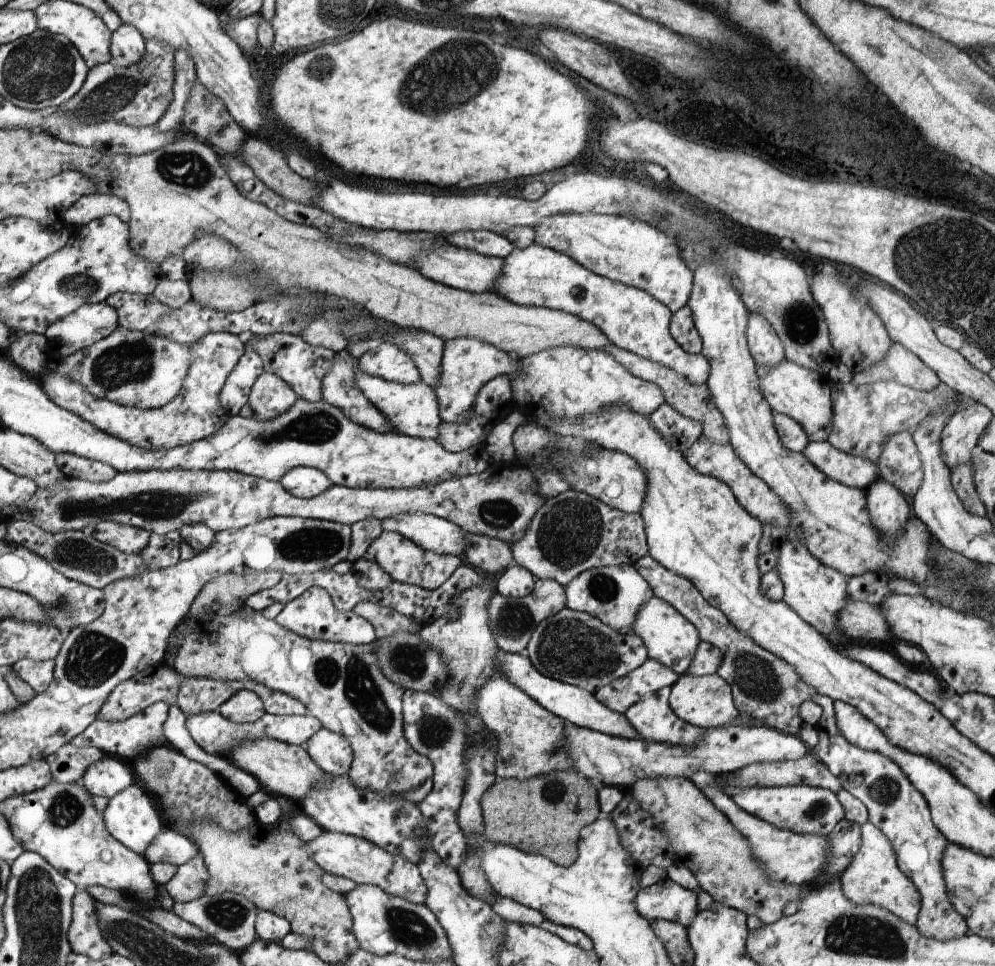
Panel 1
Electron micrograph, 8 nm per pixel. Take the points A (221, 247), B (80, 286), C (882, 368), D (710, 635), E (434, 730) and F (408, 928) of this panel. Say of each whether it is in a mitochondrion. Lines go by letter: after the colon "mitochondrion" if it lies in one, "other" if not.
A: other
B: mitochondrion
C: other
D: other
E: mitochondrion
F: mitochondrion

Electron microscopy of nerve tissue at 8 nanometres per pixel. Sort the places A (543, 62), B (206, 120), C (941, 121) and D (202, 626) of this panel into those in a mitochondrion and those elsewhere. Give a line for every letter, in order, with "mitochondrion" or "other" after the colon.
A: other
B: other
C: other
D: other

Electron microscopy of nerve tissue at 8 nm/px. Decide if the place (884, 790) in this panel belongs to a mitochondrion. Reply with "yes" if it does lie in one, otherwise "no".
yes

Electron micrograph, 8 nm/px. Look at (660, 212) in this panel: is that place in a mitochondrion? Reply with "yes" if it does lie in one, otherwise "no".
yes

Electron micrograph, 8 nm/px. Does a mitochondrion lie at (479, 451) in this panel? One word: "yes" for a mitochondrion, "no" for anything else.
no

